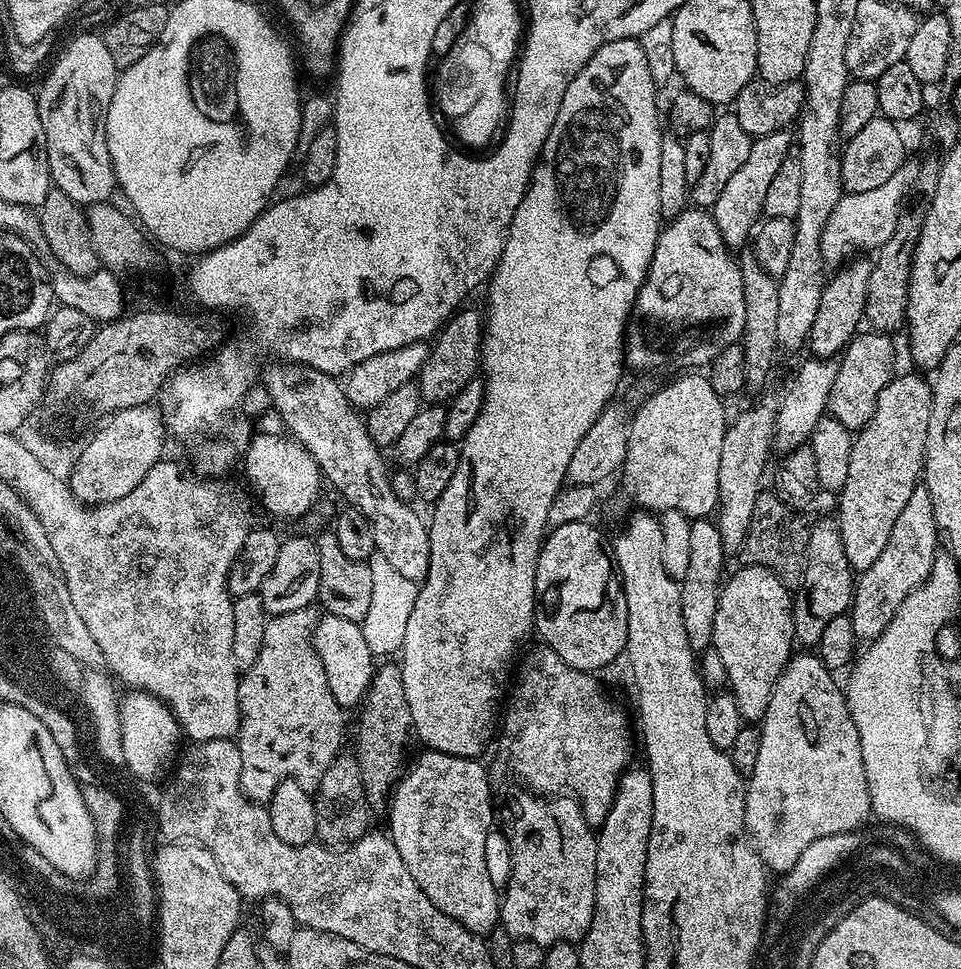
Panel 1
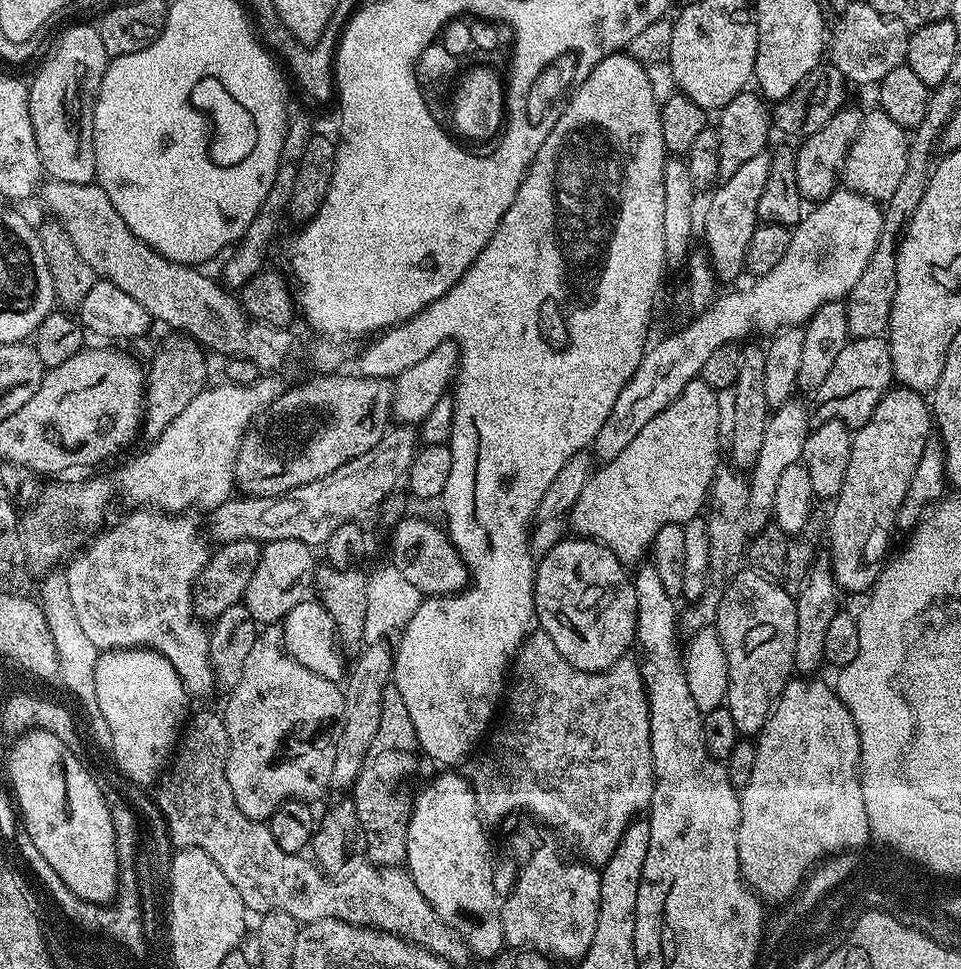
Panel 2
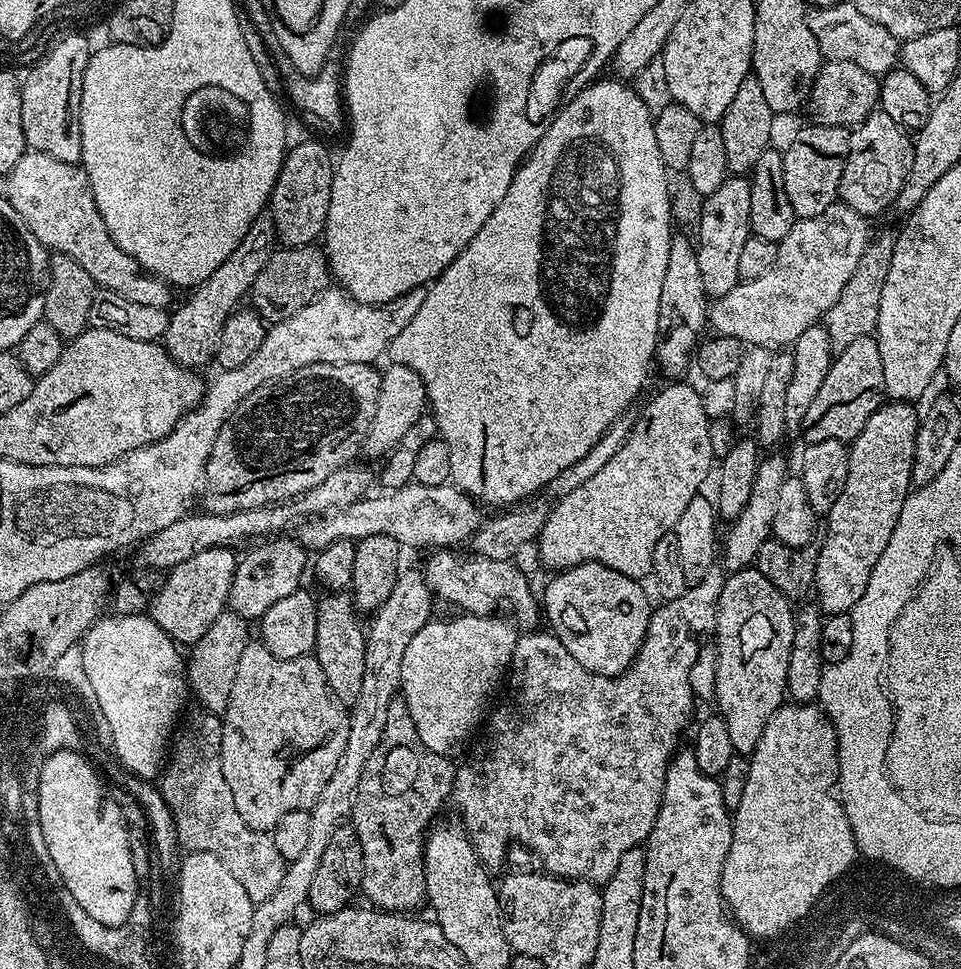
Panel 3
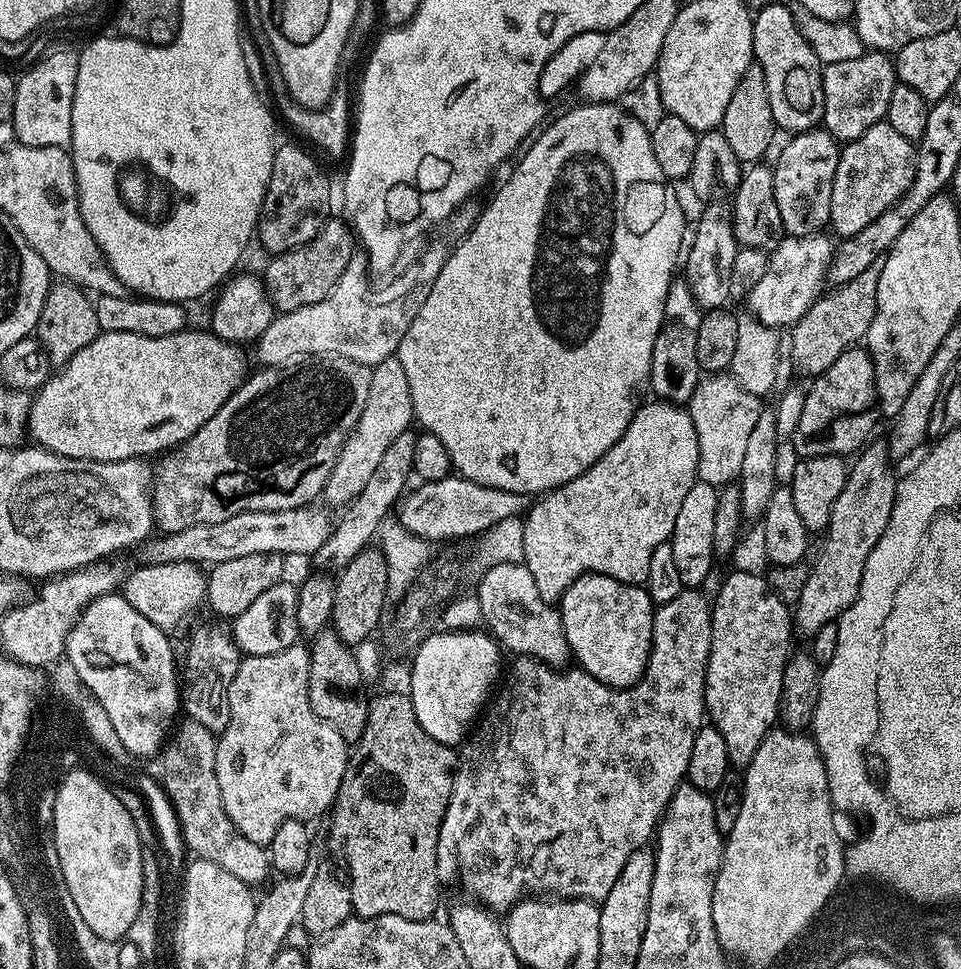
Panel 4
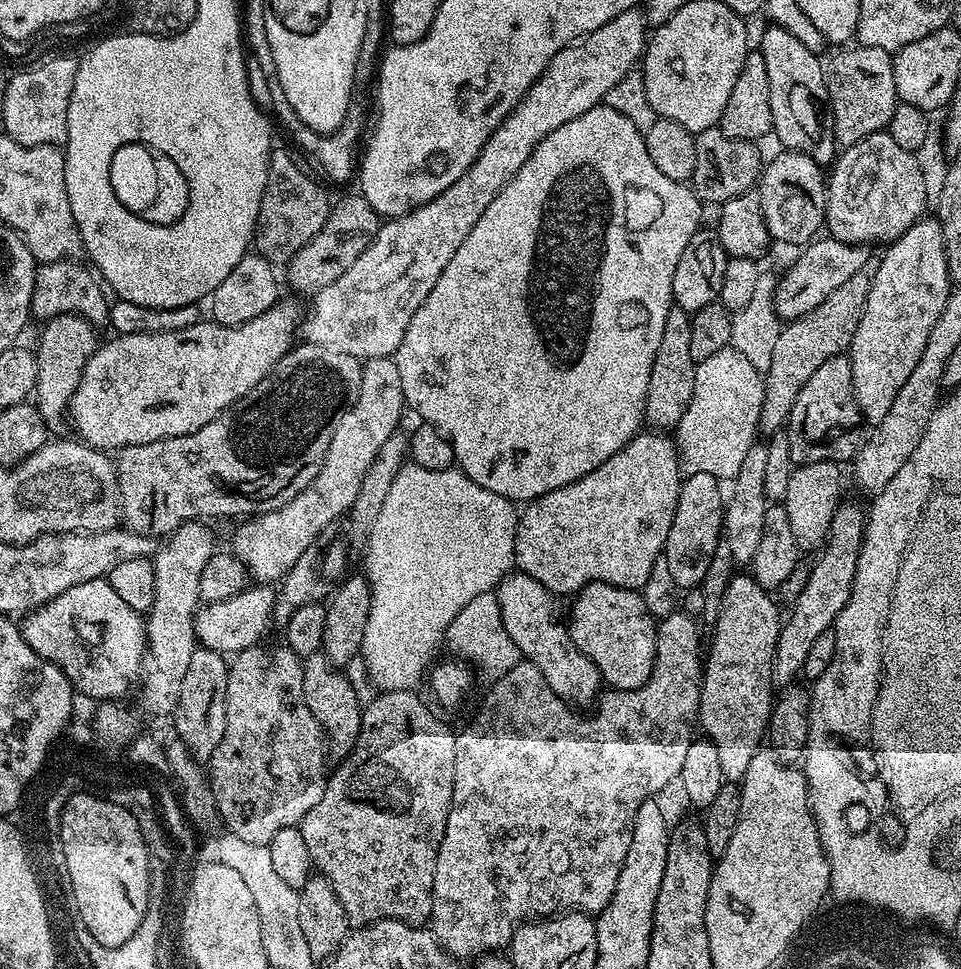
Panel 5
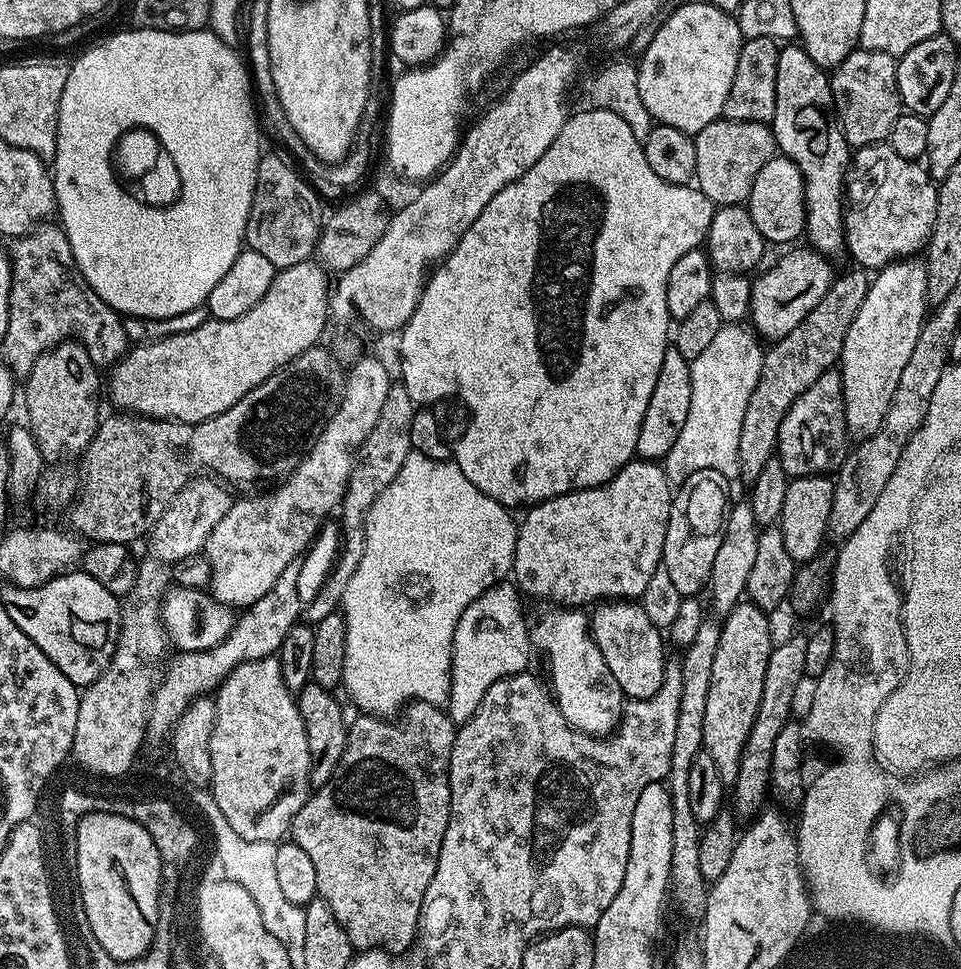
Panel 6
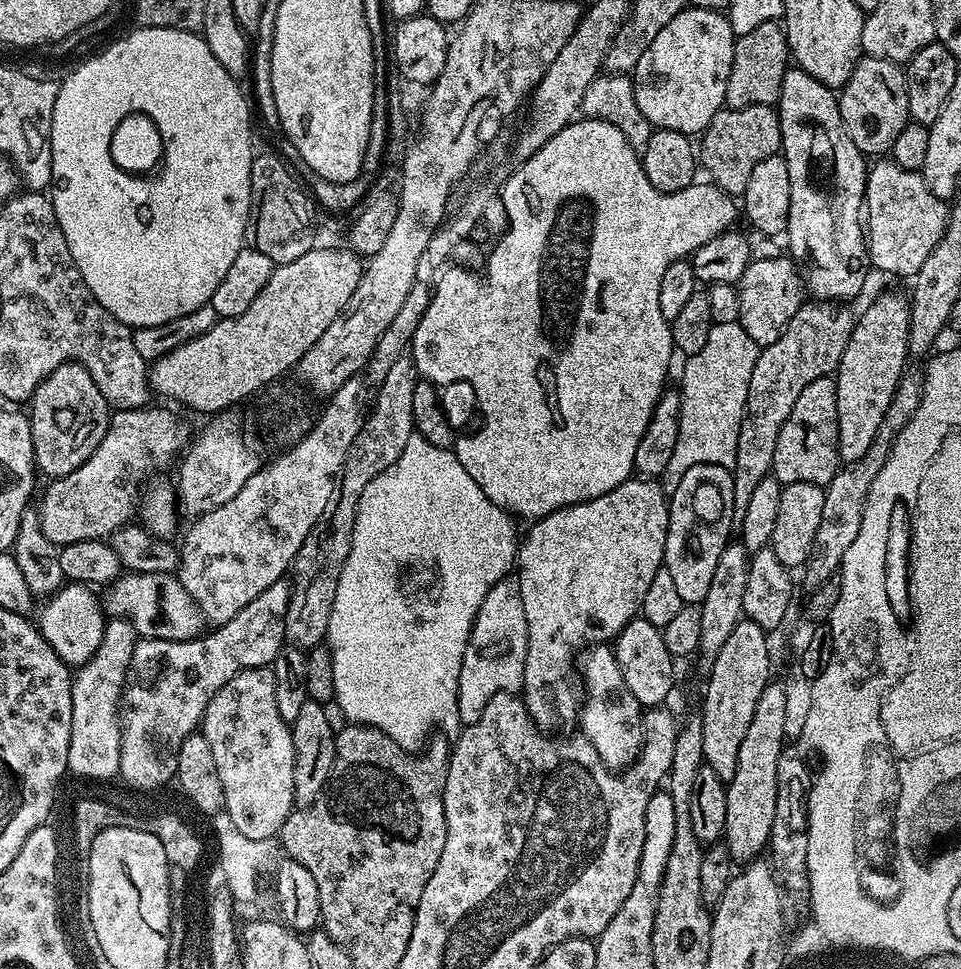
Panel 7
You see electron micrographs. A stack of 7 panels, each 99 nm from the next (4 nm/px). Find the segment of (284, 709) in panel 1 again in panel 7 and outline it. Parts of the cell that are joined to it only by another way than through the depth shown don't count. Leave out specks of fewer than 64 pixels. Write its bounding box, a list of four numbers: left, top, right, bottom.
[202,667,294,841]

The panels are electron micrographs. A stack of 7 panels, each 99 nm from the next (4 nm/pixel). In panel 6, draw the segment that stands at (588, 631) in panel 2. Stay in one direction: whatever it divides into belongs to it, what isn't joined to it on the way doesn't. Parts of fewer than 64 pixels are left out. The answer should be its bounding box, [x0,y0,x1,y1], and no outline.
[590,598,666,700]

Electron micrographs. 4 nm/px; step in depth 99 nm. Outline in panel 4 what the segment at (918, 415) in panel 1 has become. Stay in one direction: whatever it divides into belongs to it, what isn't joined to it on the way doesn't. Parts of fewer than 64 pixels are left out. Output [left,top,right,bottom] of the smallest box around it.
[794,443,898,638]

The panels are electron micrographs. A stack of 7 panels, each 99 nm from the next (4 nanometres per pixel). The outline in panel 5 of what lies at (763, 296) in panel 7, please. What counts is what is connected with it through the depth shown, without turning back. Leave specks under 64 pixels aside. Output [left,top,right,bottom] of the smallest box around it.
[773,238,870,321]

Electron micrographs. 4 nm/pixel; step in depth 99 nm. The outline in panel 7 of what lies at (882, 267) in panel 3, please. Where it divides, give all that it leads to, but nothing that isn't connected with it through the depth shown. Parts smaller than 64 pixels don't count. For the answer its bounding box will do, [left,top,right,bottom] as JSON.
[730,302,854,526]

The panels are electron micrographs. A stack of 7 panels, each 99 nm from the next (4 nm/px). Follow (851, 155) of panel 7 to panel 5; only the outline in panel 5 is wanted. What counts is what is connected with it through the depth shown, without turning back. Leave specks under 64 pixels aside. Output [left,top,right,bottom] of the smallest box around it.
[758,27,838,166]

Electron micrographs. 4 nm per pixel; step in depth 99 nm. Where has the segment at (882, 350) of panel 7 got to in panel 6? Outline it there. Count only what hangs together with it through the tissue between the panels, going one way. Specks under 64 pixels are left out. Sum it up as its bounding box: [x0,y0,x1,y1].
[838,258,929,441]

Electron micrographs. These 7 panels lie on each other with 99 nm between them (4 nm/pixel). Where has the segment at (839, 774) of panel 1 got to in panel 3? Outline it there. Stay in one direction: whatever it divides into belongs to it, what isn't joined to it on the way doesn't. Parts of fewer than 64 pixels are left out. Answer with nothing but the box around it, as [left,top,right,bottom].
[720,703,858,938]

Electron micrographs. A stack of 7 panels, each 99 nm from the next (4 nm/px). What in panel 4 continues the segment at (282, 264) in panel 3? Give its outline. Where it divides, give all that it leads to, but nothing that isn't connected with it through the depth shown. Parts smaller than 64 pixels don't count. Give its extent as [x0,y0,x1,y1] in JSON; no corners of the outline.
[262,219,356,312]

